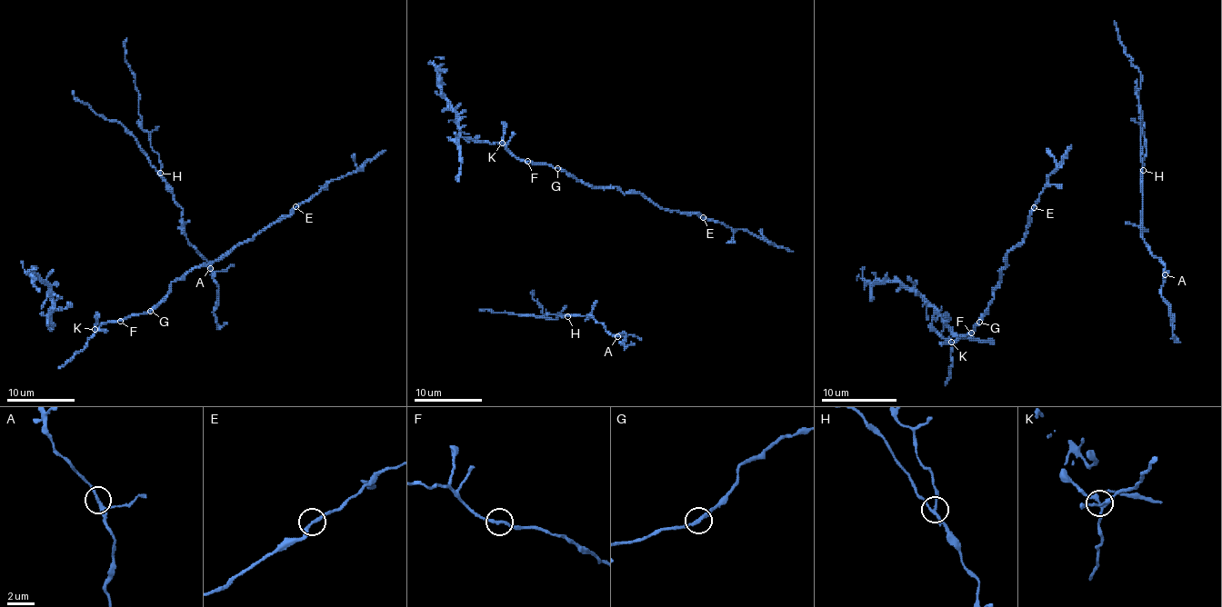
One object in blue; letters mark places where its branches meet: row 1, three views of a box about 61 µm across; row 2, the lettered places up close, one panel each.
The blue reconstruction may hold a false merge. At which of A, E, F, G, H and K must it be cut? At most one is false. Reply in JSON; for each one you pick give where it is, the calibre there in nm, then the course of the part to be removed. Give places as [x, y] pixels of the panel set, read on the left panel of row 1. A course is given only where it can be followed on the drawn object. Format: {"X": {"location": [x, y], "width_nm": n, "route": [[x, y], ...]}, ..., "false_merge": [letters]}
{"H": {"location": [160, 173], "width_nm": 180, "route": [[161, 173], [159, 155], [150, 145], [150, 135], [142, 128], [135, 77], [125, 58], [126, 38]]}, "false_merge": ["H"]}

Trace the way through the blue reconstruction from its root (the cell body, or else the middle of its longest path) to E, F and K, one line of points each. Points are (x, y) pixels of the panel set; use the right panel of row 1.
E: (1007, 253), (1024, 239), (1027, 216), (1034, 207)
F: (1007, 253), (1007, 265), (999, 271), (994, 299), (971, 333)
K: (1007, 253), (1007, 265), (999, 271), (994, 299), (979, 323), (971, 333), (951, 342)

